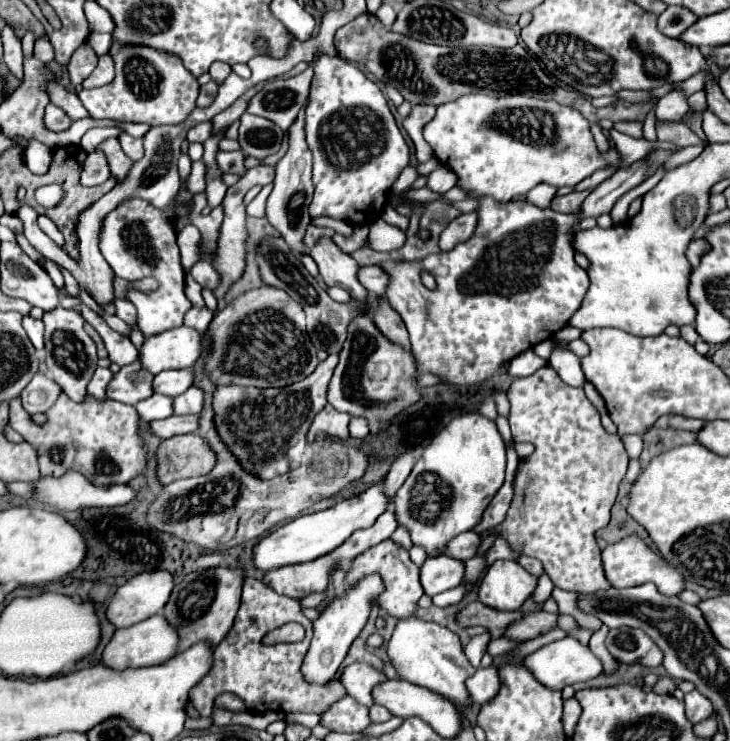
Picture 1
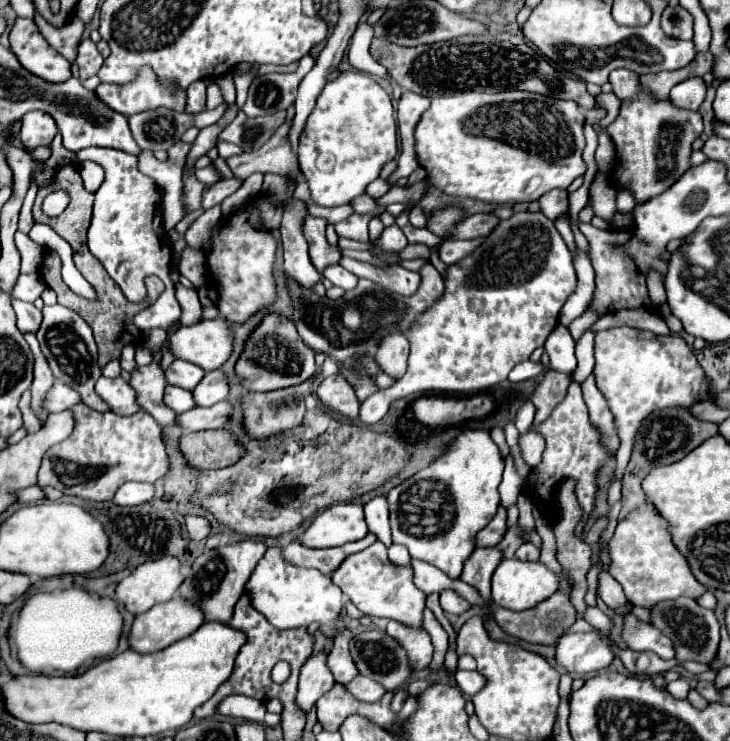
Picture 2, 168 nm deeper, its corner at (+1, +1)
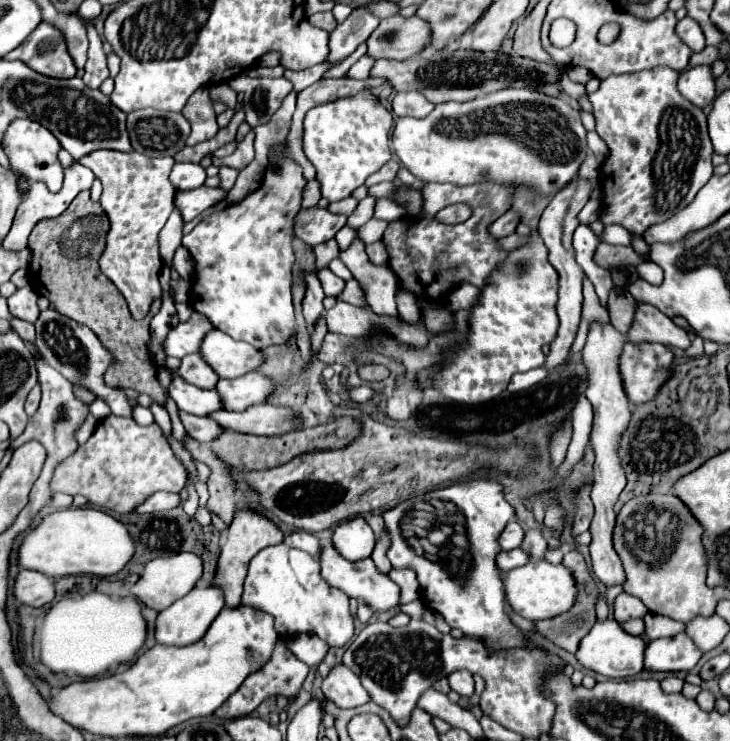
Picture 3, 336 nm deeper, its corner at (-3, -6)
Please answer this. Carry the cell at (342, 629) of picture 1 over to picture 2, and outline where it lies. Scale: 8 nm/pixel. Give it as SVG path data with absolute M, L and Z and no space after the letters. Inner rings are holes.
M320 650L312 654L300 668L296 702L304 712L308 712L310 706L316 704L316 700L324 696L334 684L334 676L332 672L328 672L326 662L328 662L328 650Z

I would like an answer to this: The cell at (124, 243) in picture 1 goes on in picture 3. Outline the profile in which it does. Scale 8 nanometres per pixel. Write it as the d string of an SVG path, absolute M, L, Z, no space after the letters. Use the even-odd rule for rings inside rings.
M98 149L78 159L78 163L90 167L104 187L100 205L110 219L110 233L106 251L100 257L100 269L120 289L132 317L144 319L148 315L150 303L162 297L158 281L162 269L162 259L158 255L158 233L174 211L176 187L168 179L174 159L152 159L136 151L122 153L112 149Z

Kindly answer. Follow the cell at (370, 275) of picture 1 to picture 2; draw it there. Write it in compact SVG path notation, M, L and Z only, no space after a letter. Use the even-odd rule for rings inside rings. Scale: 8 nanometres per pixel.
M340 264L328 266L328 268L324 270L324 278L328 278L334 286L340 286L340 288L344 288L344 290L352 290L352 288L356 288L356 284L358 284L358 278L356 278L352 272L340 268Z

